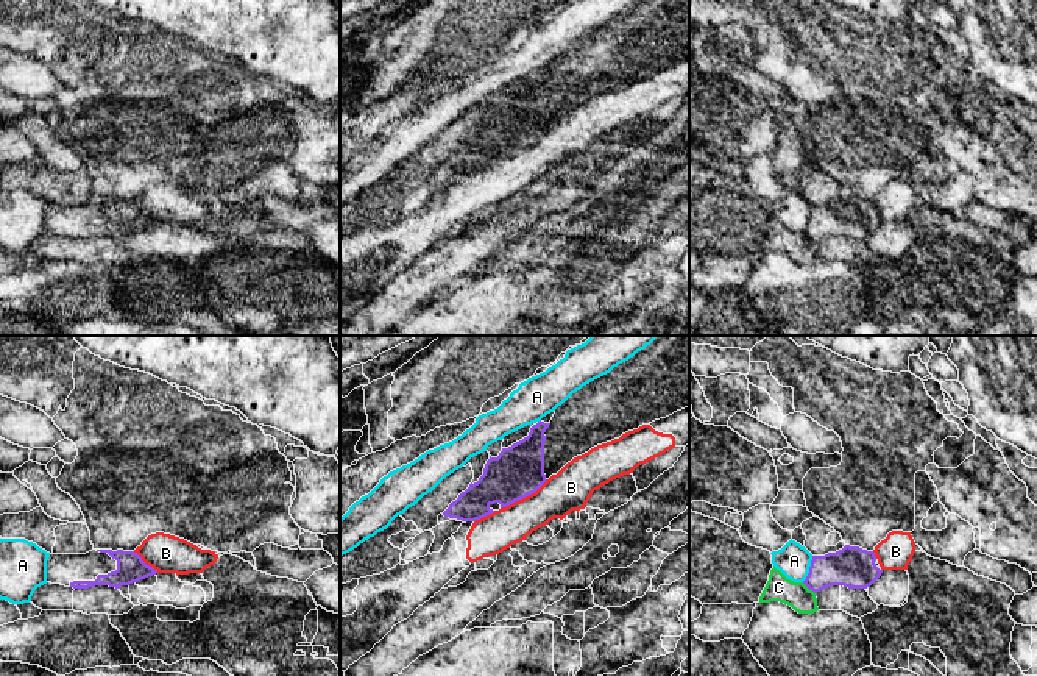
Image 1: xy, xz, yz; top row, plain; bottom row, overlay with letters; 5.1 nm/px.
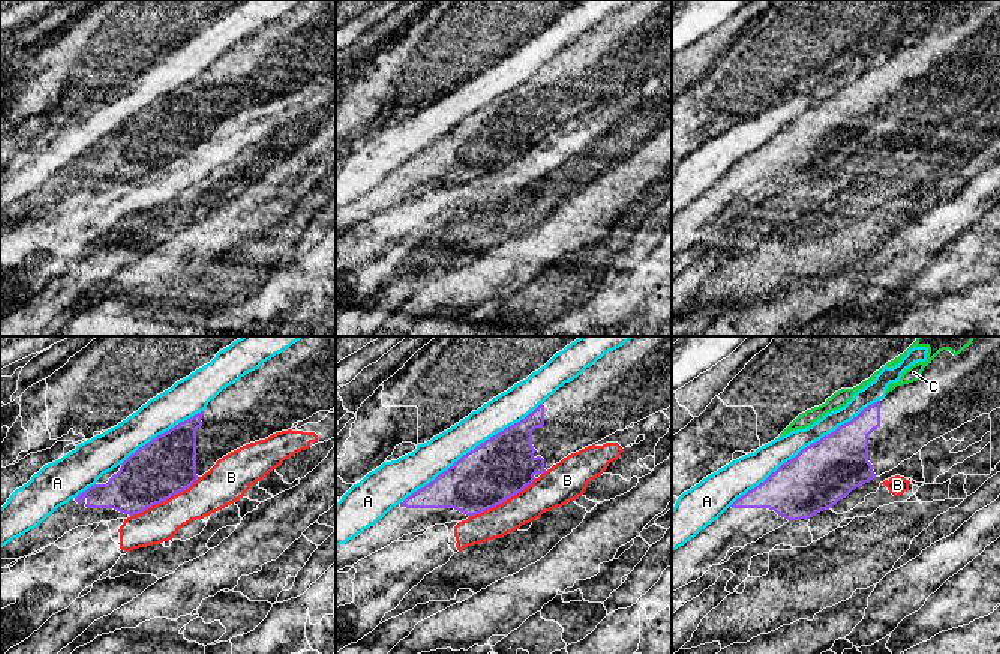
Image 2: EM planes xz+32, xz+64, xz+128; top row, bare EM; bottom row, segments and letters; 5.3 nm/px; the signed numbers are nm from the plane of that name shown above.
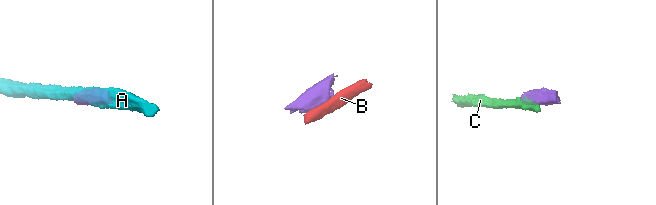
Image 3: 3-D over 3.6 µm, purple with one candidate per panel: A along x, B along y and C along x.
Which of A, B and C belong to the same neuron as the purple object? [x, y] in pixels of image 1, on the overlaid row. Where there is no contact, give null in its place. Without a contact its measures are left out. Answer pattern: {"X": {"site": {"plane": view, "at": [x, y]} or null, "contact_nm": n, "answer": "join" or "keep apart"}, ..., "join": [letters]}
{"A": {"site": {"plane": "yz", "at": [810, 569]}, "contact_nm": 150, "answer": "keep apart"}, "B": {"site": {"plane": "xz", "at": [523, 497]}, "contact_nm": 280, "answer": "keep apart"}, "C": {"site": {"plane": "yz", "at": [808, 587]}, "contact_nm": 90, "answer": "keep apart"}, "join": []}

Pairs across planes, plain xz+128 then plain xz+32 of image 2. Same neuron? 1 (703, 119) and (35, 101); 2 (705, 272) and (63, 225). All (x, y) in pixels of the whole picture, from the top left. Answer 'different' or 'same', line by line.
1: same
2: same

